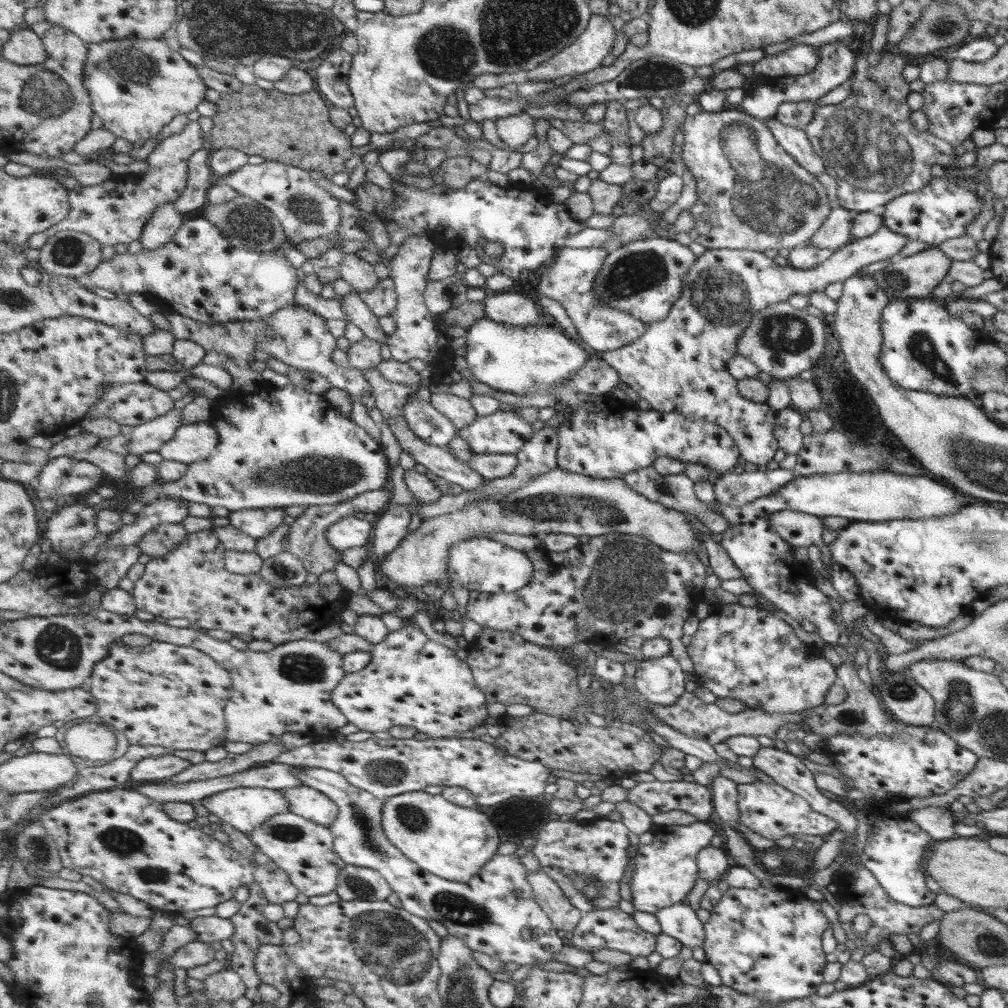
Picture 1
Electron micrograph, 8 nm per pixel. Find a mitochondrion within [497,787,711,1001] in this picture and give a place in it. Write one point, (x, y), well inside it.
(588, 886)

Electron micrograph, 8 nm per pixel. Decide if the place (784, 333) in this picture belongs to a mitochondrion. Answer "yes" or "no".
yes

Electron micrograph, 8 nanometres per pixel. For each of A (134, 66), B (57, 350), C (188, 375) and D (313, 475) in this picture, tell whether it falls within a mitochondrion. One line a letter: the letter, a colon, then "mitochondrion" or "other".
A: mitochondrion
B: other
C: other
D: mitochondrion

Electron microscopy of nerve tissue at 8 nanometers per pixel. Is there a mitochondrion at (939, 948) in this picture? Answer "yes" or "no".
no

